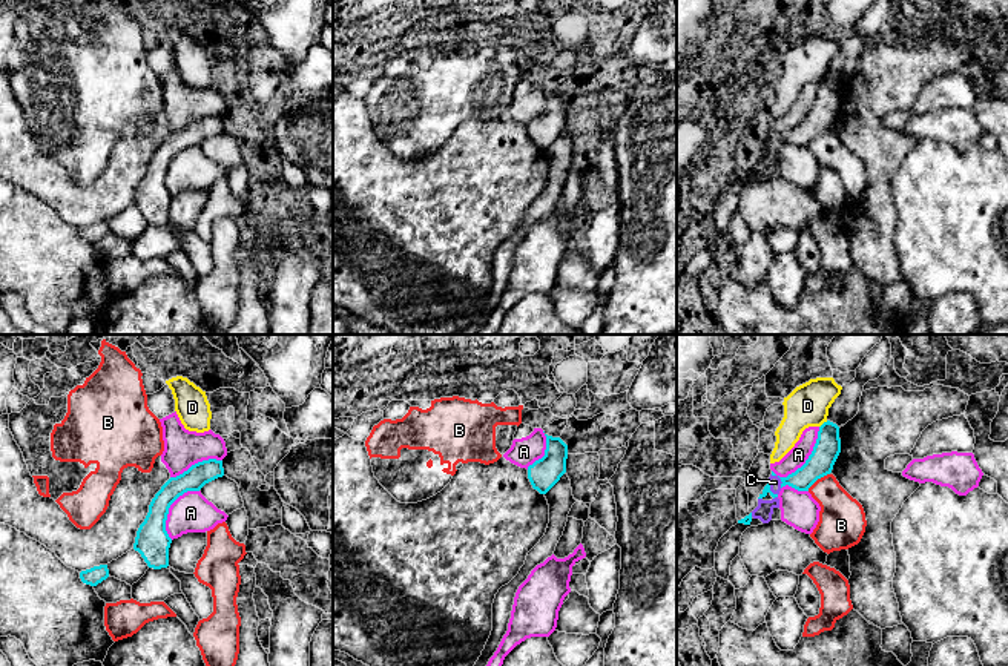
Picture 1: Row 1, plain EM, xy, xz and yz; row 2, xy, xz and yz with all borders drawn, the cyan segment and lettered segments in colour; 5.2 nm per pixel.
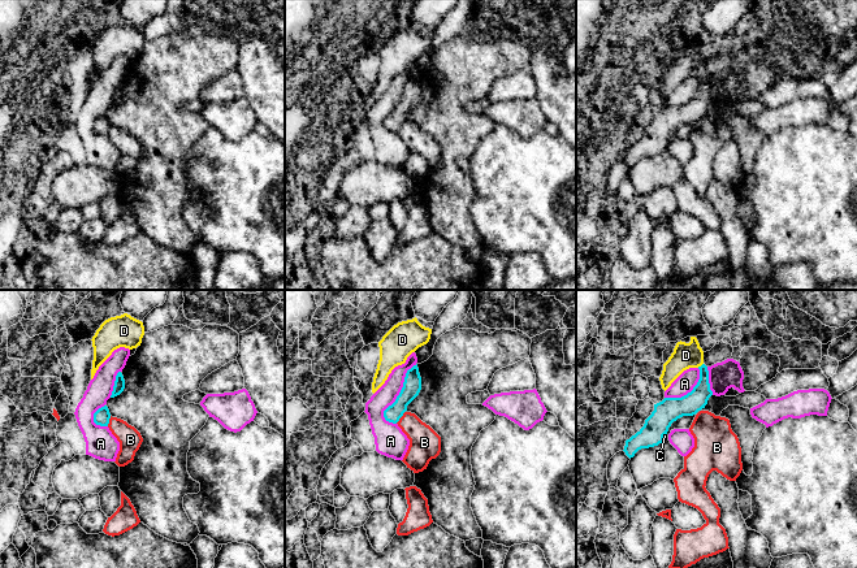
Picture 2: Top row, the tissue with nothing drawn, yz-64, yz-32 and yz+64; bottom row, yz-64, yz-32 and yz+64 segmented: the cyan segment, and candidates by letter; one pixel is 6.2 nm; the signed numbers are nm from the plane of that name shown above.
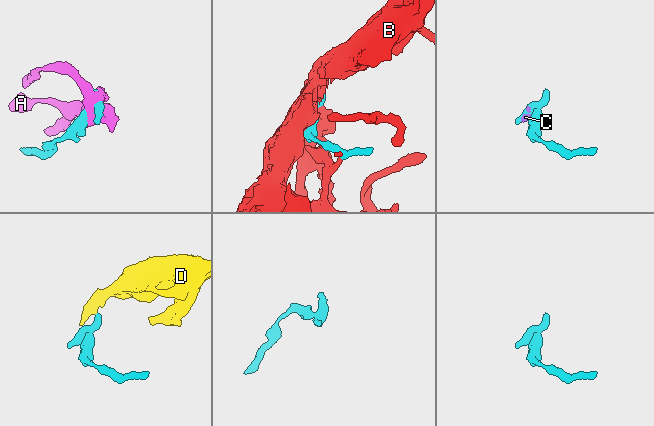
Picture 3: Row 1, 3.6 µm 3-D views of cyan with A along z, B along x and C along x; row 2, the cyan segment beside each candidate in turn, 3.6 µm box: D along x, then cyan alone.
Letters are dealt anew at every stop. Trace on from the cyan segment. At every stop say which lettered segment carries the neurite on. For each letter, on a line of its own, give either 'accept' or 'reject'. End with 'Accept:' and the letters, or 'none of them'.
A: reject
B: reject
C: accept
D: reject
Accept: C

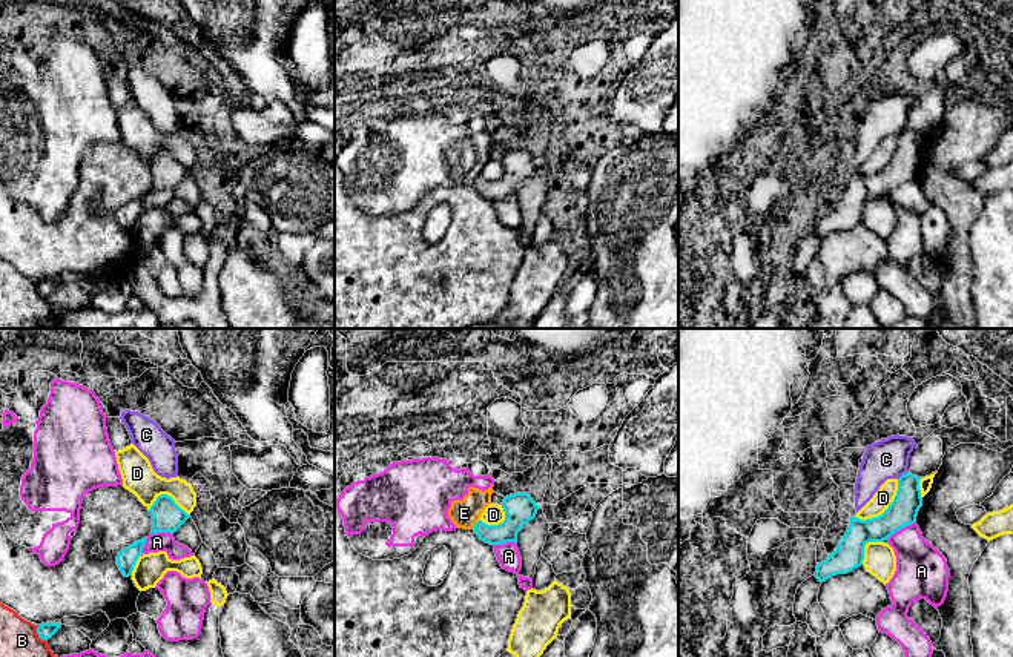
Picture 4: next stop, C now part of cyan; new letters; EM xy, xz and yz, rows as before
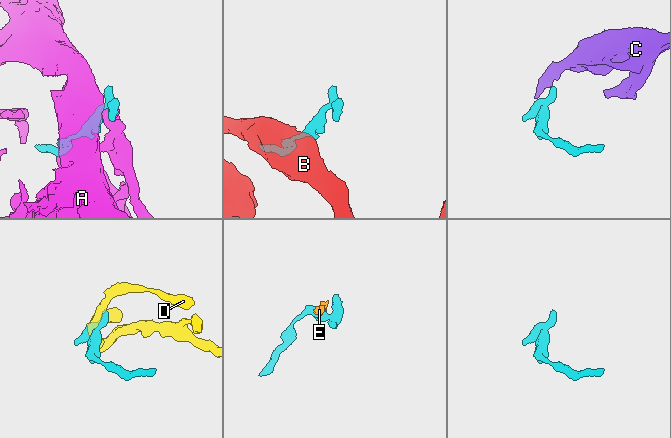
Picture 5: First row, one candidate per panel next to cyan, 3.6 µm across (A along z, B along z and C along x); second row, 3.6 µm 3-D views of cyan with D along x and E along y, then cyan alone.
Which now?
A: reject
B: reject
C: reject
D: reject
E: reject
Accept: none of them

